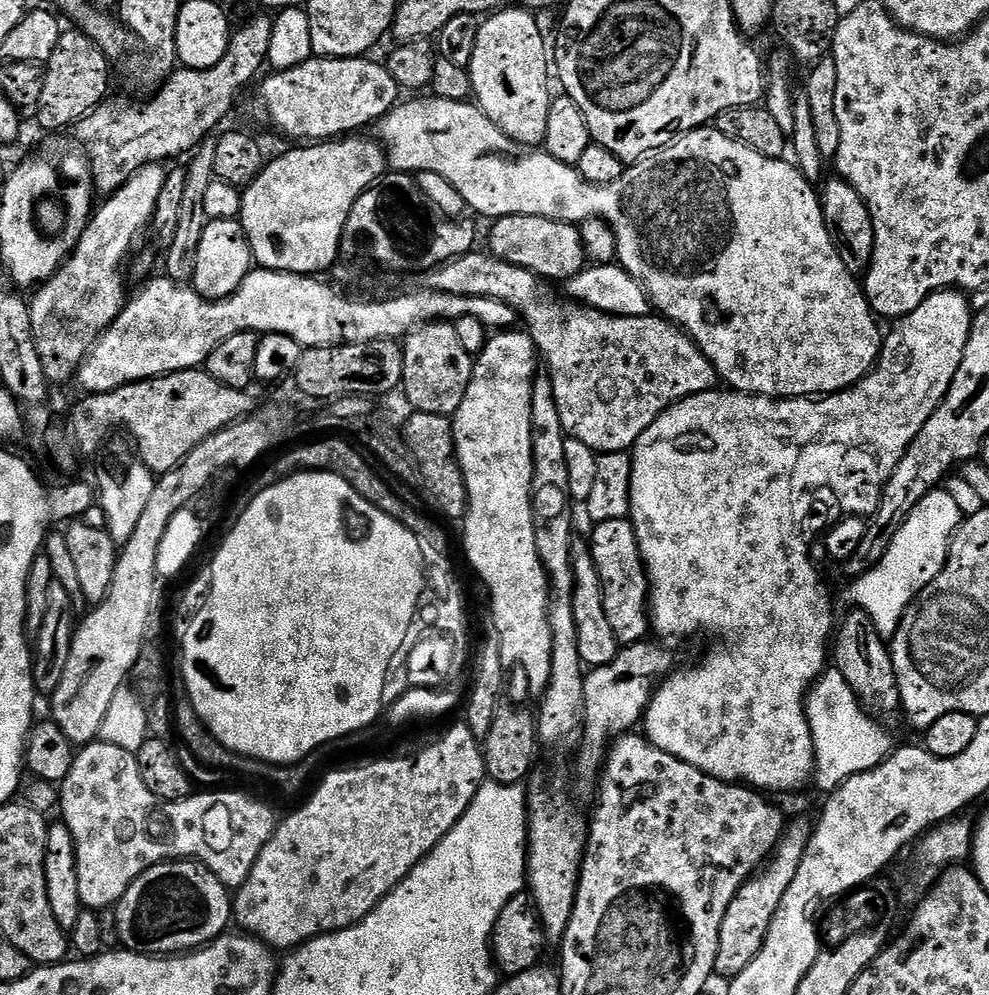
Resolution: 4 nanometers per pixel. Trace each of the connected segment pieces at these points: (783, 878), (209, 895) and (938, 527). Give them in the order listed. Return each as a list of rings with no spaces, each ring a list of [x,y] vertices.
[[[800,816],[797,820],[787,821],[784,837],[776,844],[767,864],[751,876],[734,894],[734,902],[730,902],[730,910],[726,910],[726,918],[722,922],[722,930],[718,934],[718,954],[716,955],[715,975],[731,978],[742,974],[754,958],[762,950],[762,946],[770,931],[772,916],[782,906],[782,894],[790,890],[790,882],[794,882],[794,874],[798,874],[798,866],[802,866],[802,858],[806,854],[806,846],[814,831],[813,821]]]
[[[165,860],[143,872],[114,911],[120,944],[127,951],[154,956],[183,954],[202,948],[229,931],[234,920],[234,896],[199,860]]]
[[[933,490],[902,522],[898,534],[890,542],[882,562],[855,577],[848,588],[856,599],[855,607],[870,614],[874,624],[886,638],[891,638],[900,630],[904,616],[917,603],[921,592],[942,574],[948,561],[948,551],[952,549],[952,537],[960,529],[962,515],[960,504],[945,490]]]

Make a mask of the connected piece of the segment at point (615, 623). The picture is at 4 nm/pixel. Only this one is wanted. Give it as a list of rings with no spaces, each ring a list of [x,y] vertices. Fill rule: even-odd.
[[[631,519],[604,521],[592,529],[590,547],[596,569],[602,582],[604,601],[606,602],[606,618],[610,618],[610,627],[620,639],[621,645],[641,643],[650,632],[650,585],[648,569],[640,553],[640,543],[636,537]]]

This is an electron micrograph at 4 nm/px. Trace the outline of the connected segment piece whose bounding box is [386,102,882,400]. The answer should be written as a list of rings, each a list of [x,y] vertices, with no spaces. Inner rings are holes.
[[[448,102],[443,105],[445,108],[436,108],[433,110],[429,116],[416,116],[413,120],[408,120],[396,133],[392,136],[392,141],[386,144],[386,152],[390,157],[390,164],[393,169],[397,168],[400,172],[418,172],[417,174],[428,175],[438,175],[439,178],[444,178],[446,182],[450,182],[450,186],[454,188],[465,199],[467,207],[471,209],[472,212],[481,212],[484,216],[493,216],[493,221],[499,222],[502,220],[507,220],[513,217],[528,217],[531,220],[556,220],[559,224],[571,224],[573,226],[580,226],[584,221],[593,218],[603,217],[605,221],[610,225],[613,232],[616,234],[616,240],[619,244],[619,257],[618,264],[619,267],[623,268],[625,272],[628,272],[637,282],[642,285],[645,292],[648,293],[651,301],[652,307],[663,319],[673,323],[677,328],[684,329],[687,335],[692,337],[694,343],[704,351],[708,361],[713,364],[716,368],[717,377],[721,381],[724,380],[729,389],[733,392],[739,392],[741,394],[747,394],[750,396],[770,396],[773,398],[779,398],[781,400],[795,400],[797,398],[823,398],[825,396],[834,396],[841,392],[847,392],[848,389],[856,387],[861,380],[864,379],[870,372],[875,369],[878,361],[882,356],[882,332],[880,336],[880,328],[876,323],[878,323],[878,317],[875,312],[872,311],[871,306],[868,305],[868,298],[864,294],[864,290],[861,281],[855,276],[850,269],[846,266],[846,262],[842,262],[840,257],[840,251],[836,248],[836,241],[834,239],[834,233],[828,228],[828,223],[824,220],[824,207],[820,205],[820,198],[817,189],[809,182],[806,177],[800,173],[799,167],[795,163],[789,162],[788,160],[767,160],[762,154],[758,154],[754,150],[750,150],[741,144],[739,139],[733,138],[731,135],[728,136],[712,136],[704,145],[700,148],[700,153],[697,154],[693,160],[684,160],[681,164],[676,164],[673,168],[664,168],[661,172],[656,172],[653,174],[649,180],[644,180],[632,193],[628,196],[628,201],[624,204],[624,212],[619,208],[618,205],[612,204],[604,212],[604,207],[607,206],[608,200],[601,189],[595,188],[594,185],[589,184],[587,180],[584,179],[583,175],[579,171],[570,168],[558,162],[553,158],[553,156],[547,154],[530,154],[528,150],[525,150],[521,145],[517,144],[515,140],[510,139],[505,132],[502,131],[498,126],[494,126],[494,122],[490,122],[490,118],[484,115],[480,111],[479,107],[471,106],[462,102]]]

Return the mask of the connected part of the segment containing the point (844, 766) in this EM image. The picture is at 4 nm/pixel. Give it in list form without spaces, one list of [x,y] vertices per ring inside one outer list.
[[[835,670],[825,671],[806,697],[808,721],[816,750],[814,784],[831,794],[852,776],[879,766],[894,751],[892,736],[877,717],[861,707],[860,699],[850,690],[846,678]]]

